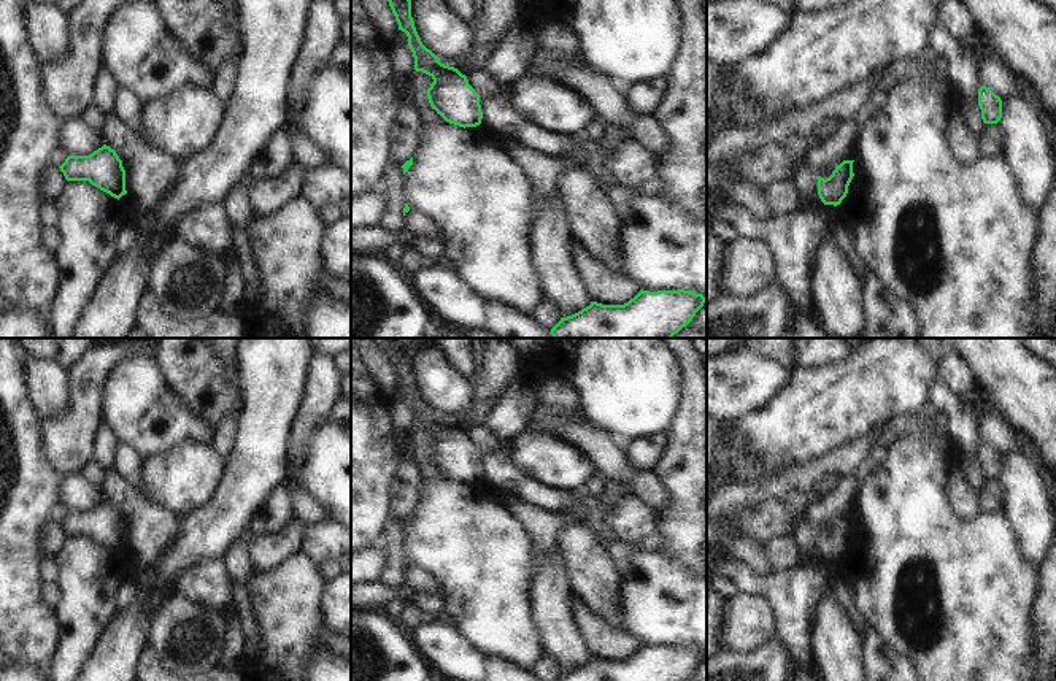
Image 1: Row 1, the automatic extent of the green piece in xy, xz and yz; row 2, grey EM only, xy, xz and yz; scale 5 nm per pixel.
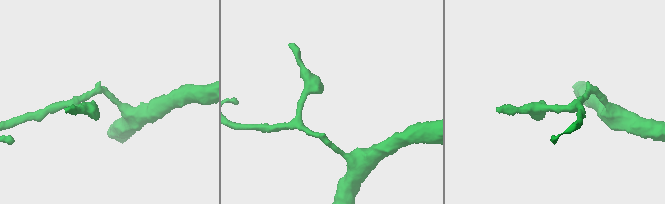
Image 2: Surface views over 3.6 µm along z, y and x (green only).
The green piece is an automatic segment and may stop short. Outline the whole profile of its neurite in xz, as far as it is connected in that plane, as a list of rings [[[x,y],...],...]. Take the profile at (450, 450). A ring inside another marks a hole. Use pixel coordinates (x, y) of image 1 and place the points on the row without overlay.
[[[387,338],[375,340],[384,348],[399,379],[399,386],[408,392],[408,402],[414,413],[414,425],[434,435],[427,444],[430,462],[449,479],[464,484],[480,481],[483,475],[480,451],[468,440],[465,430],[454,422],[441,419],[438,413],[422,400],[411,373],[411,354],[402,351]]]

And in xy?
[[[106,500],[89,511],[68,511],[59,524],[67,537],[89,537],[118,556],[127,549],[122,516]]]

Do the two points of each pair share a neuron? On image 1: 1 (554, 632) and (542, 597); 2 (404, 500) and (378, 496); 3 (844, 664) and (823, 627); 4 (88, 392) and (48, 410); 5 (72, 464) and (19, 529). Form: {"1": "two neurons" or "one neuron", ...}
{"1": "one neuron", "2": "two neurons", "3": "one neuron", "4": "two neurons", "5": "two neurons"}

